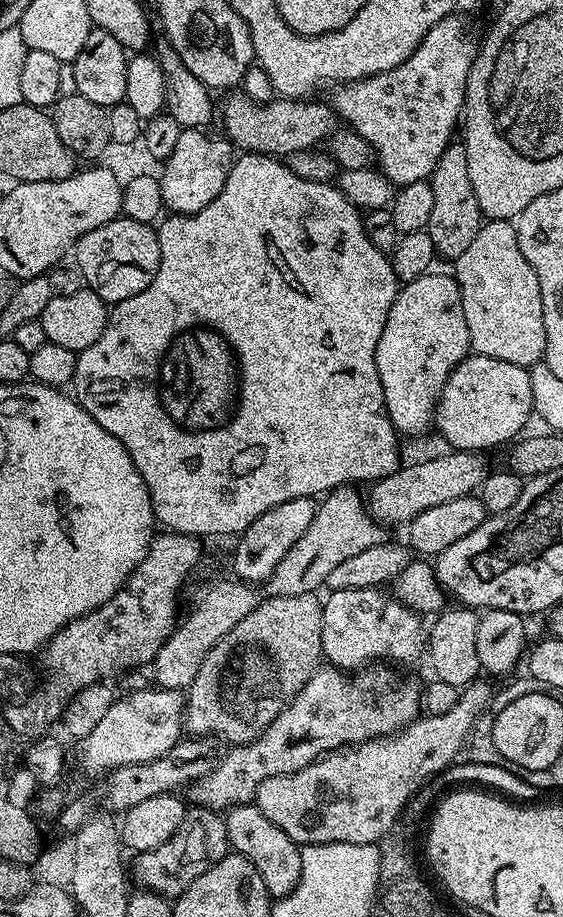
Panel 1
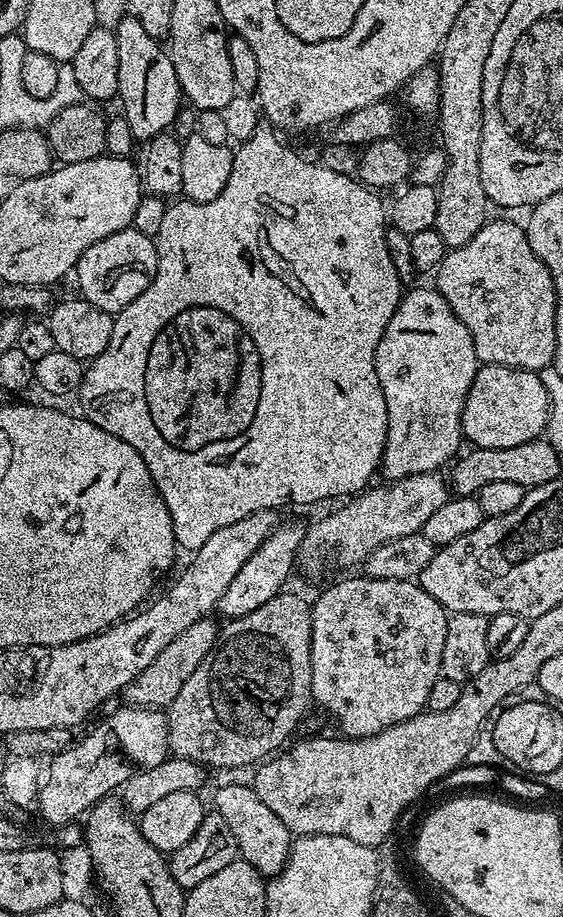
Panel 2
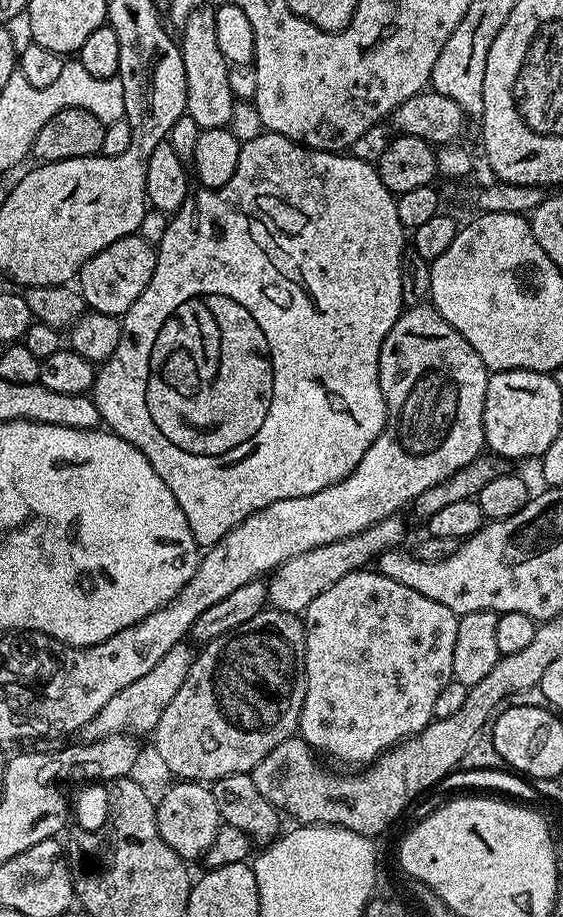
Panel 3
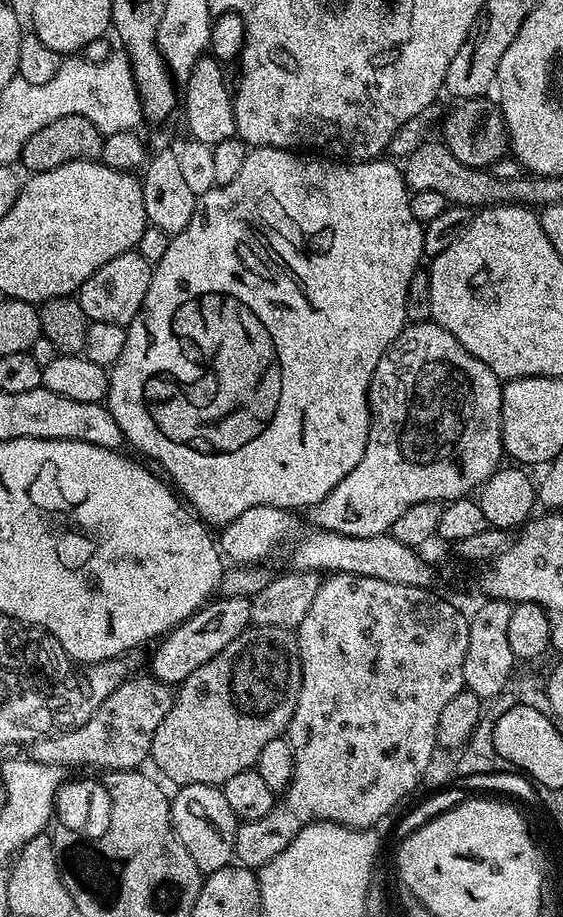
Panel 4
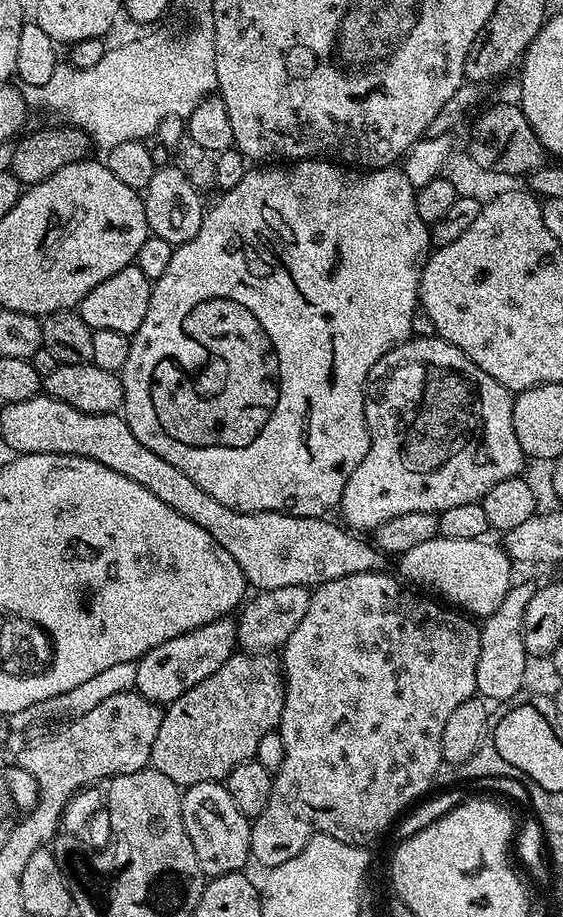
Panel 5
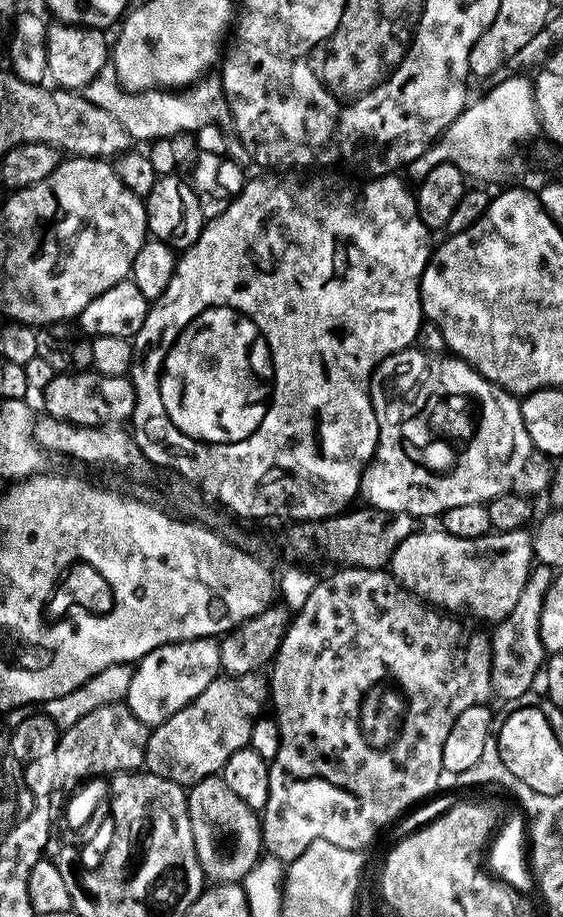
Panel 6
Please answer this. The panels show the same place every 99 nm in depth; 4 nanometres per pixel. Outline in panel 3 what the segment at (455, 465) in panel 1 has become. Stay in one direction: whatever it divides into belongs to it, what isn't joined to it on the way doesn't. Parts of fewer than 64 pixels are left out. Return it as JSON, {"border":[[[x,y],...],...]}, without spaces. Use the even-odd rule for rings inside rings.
{"border":[[[403,515],[388,516],[382,522],[362,530],[345,540],[330,542],[318,546],[314,550],[306,550],[306,554],[298,554],[285,560],[275,572],[271,573],[268,585],[268,604],[283,612],[303,614],[322,594],[322,590],[330,590],[338,578],[342,578],[351,572],[361,571],[364,564],[373,559],[377,554],[388,551],[389,548],[400,548],[404,540]]]}

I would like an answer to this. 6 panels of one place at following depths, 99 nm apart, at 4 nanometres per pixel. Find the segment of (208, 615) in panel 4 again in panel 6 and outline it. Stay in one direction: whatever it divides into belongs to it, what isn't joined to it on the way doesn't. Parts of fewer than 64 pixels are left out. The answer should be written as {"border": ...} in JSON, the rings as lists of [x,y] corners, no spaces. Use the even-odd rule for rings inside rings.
{"border":[[[211,636],[158,646],[158,650],[150,650],[150,654],[133,667],[127,706],[143,724],[161,724],[166,718],[174,718],[182,706],[194,702],[194,698],[198,698],[210,682],[217,680],[221,672],[220,646]]]}

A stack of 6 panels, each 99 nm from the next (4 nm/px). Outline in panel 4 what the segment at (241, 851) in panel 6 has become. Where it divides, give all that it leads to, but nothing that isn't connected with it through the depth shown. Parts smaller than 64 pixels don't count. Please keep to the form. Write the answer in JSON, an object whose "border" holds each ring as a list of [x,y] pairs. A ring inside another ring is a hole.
{"border":[[[185,784],[177,796],[171,797],[172,829],[178,842],[186,846],[194,866],[202,874],[222,870],[233,863],[236,855],[236,830],[238,818],[226,802],[223,791],[214,784]]]}

